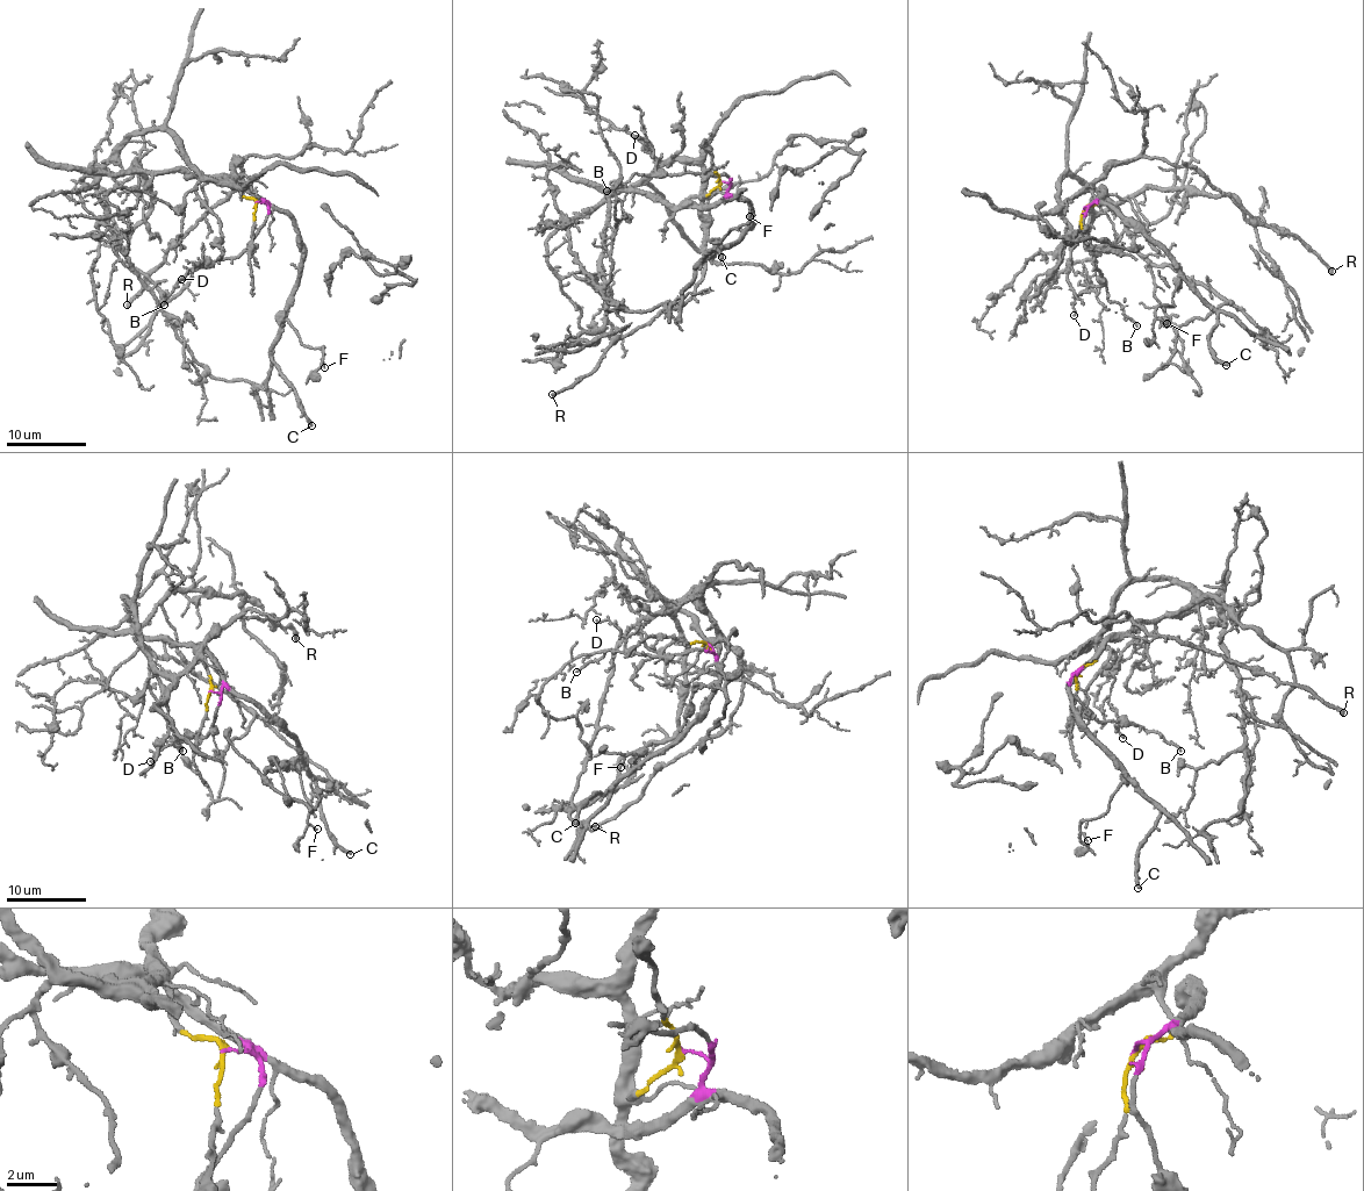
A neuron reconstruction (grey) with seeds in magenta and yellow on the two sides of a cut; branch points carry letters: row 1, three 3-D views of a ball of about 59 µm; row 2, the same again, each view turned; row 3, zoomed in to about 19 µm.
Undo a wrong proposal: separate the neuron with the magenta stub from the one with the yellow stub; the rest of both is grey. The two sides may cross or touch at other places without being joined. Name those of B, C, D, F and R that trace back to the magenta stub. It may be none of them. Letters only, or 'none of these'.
B, C, D, F

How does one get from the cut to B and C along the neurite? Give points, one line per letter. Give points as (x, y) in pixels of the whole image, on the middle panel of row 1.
B: (720, 183), (730, 184), (725, 173), (636, 174), (629, 181), (607, 191)
C: (720, 183), (748, 205), (749, 229), (696, 267), (712, 246), (723, 257)

